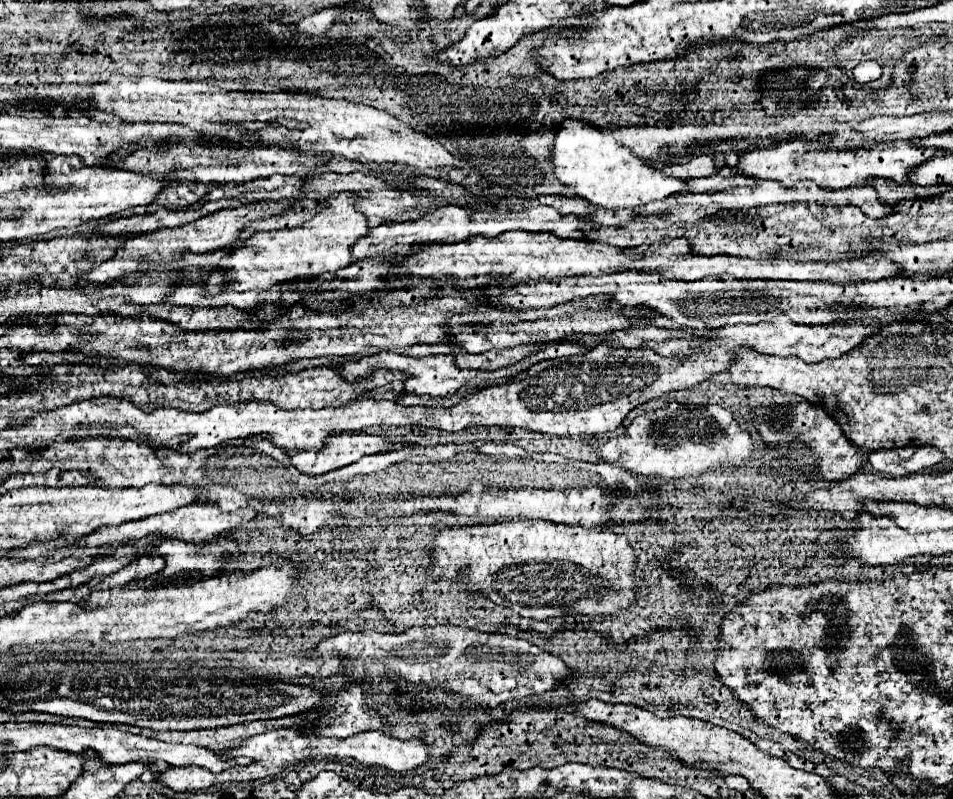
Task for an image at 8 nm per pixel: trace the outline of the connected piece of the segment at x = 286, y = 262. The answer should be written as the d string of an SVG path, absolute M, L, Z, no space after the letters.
M340 193L340 195L334 195L330 199L330 205L326 209L322 209L318 215L314 215L310 221L298 225L298 227L292 227L292 229L278 229L278 231L266 231L266 233L258 233L254 237L250 237L240 249L232 251L222 263L220 263L220 269L224 269L224 275L218 275L218 273L212 273L210 279L208 279L208 287L206 287L206 295L214 295L218 291L222 291L222 285L228 285L228 283L242 283L242 291L251 290L267 290L272 286L275 286L282 282L290 281L290 279L296 279L298 277L318 277L322 273L330 273L334 275L338 269L344 269L352 263L352 245L360 239L360 237L366 237L370 231L368 227L368 219L364 213L360 213L356 207L354 207L354 201L346 195L346 193Z

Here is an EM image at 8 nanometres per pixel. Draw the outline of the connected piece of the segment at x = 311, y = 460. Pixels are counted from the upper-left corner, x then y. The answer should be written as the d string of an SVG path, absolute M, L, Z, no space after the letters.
M342 433L326 441L320 451L298 451L292 455L292 465L308 475L326 473L350 463L356 463L362 455L372 453L386 453L410 443L390 441L380 435L366 435L366 433Z

